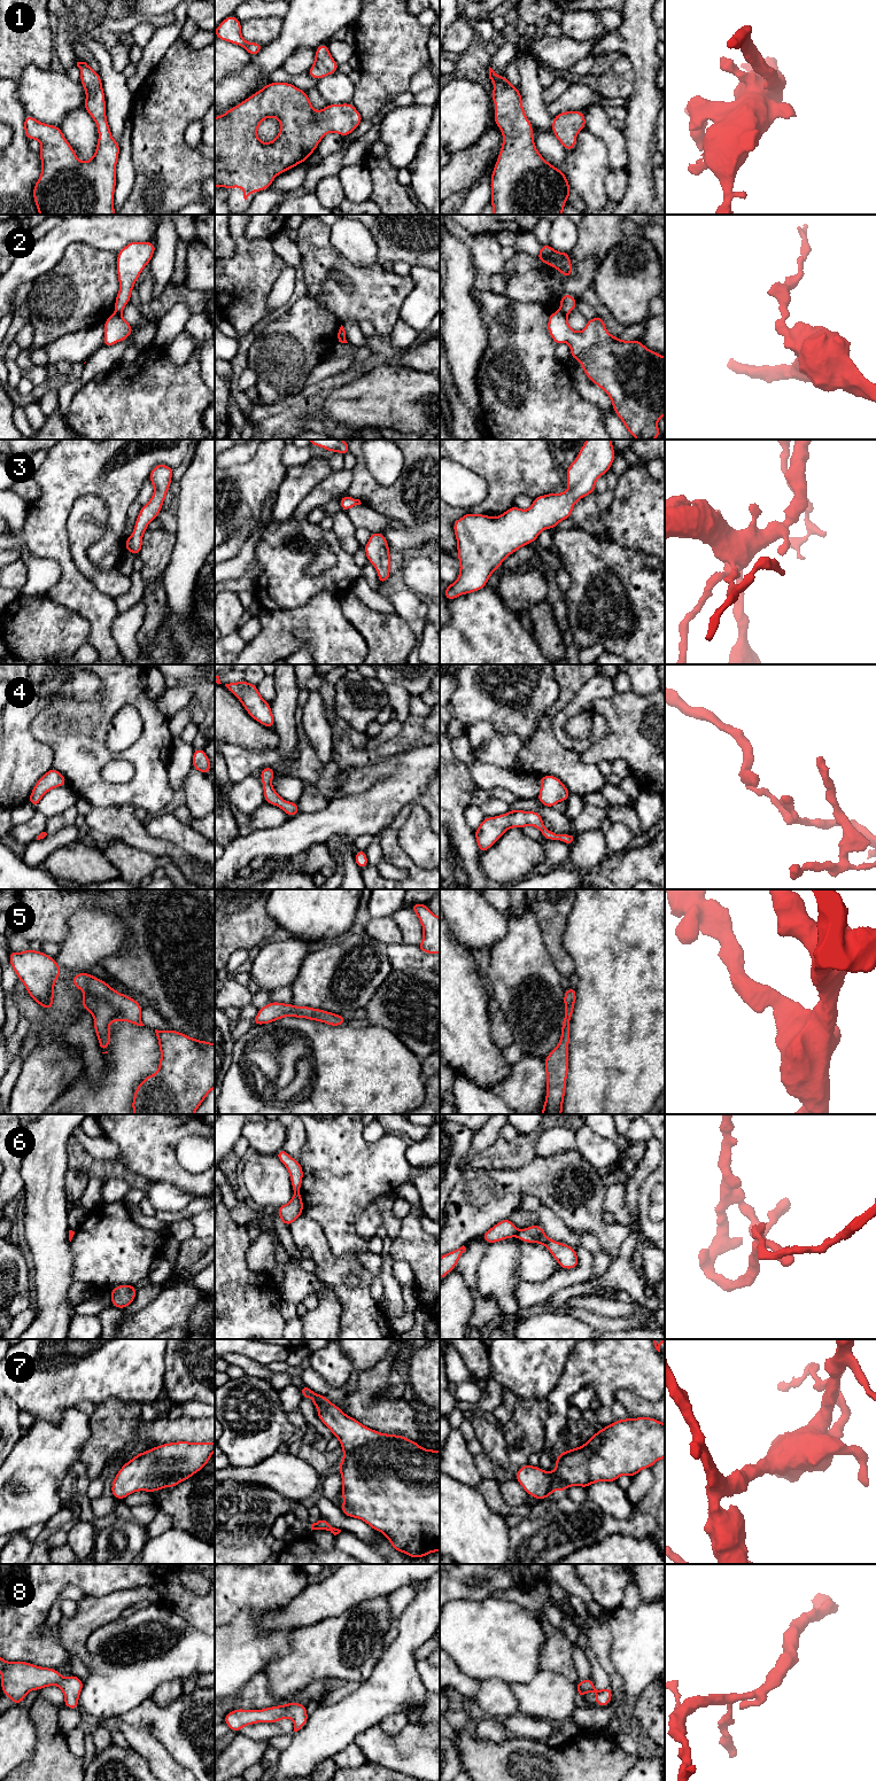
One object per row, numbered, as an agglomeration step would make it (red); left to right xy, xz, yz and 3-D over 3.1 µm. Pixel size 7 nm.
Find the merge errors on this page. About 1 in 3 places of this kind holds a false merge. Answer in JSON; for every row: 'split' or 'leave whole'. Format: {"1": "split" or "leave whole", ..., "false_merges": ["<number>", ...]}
{"1": "leave whole", "2": "split", "3": "leave whole", "4": "leave whole", "5": "leave whole", "6": "split", "7": "leave whole", "8": "leave whole", "false_merges": ["2", "6"]}

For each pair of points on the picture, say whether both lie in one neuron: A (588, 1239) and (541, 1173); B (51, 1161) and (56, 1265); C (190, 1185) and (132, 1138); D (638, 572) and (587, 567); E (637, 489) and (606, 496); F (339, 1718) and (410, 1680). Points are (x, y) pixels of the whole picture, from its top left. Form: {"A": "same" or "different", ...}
{"A": "different", "B": "same", "C": "same", "D": "same", "E": "different", "F": "same"}

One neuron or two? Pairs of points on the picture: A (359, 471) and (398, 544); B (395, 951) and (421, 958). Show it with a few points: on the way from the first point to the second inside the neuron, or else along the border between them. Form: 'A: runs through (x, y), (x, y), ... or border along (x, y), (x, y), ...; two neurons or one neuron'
A: runs through (374, 489), (408, 521), (408, 526); one neuron
B: runs through (402, 956), (415, 958); one neuron

